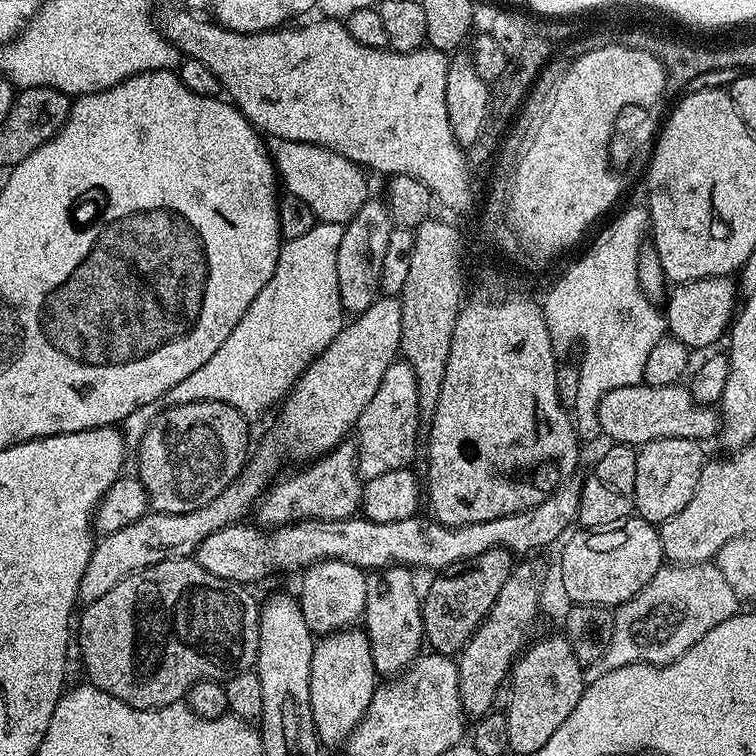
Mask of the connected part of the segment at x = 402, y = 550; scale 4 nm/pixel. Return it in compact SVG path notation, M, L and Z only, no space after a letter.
M573 474L561 482L545 500L538 502L538 506L461 528L447 528L439 522L423 524L419 515L402 522L374 522L359 515L349 516L347 520L297 520L295 524L281 524L268 531L241 522L222 530L214 530L210 538L198 545L194 558L202 570L210 570L210 574L215 574L217 578L226 578L245 586L252 586L255 580L260 580L271 572L292 572L296 567L299 569L327 559L350 562L365 570L393 566L413 570L443 570L463 560L478 558L478 554L486 554L486 550L495 548L505 548L507 552L519 554L550 547L577 523L583 485L584 476Z

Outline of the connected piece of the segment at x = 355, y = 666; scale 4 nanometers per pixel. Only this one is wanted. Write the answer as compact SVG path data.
M359 627L344 628L319 637L312 649L310 706L321 745L343 745L366 714L378 687L378 673L370 654L368 633Z

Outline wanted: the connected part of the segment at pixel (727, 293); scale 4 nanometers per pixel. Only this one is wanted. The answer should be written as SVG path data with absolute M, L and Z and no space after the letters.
M727 276L677 284L666 297L666 328L672 337L690 350L708 348L725 339L738 308L738 284Z

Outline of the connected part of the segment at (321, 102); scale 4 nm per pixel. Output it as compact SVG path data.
M183 6L168 8L160 16L158 30L187 59L197 60L203 62L205 66L210 66L210 70L214 70L214 74L218 74L218 80L226 93L227 99L235 104L236 109L265 137L317 144L320 147L336 151L339 155L345 156L346 159L352 160L353 163L359 164L364 170L373 168L376 172L388 172L389 177L413 176L421 180L434 194L444 192L446 207L453 208L456 212L467 210L468 203L472 200L472 180L468 177L470 165L465 149L454 138L454 130L450 130L450 118L446 118L446 74L448 73L449 57L445 53L427 46L419 48L416 52L393 52L388 48L362 46L362 42L354 42L354 38L350 38L347 23L327 18L316 18L313 24L304 24L301 28L281 26L271 28L268 32L235 32L222 27L221 24L217 24L211 19L208 19L209 21L199 20L196 16L199 15L195 11Z

